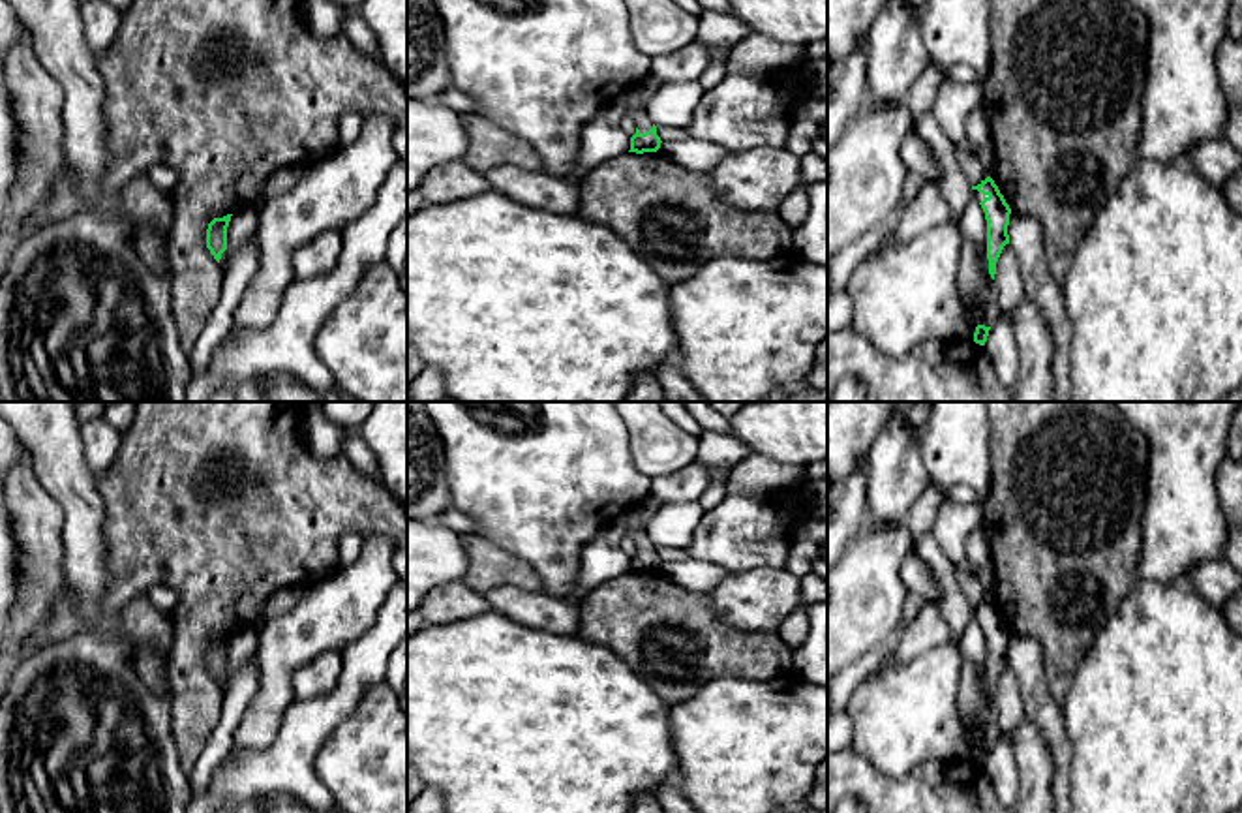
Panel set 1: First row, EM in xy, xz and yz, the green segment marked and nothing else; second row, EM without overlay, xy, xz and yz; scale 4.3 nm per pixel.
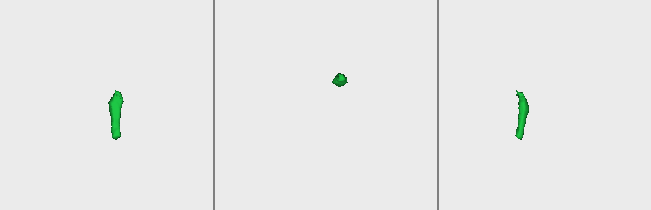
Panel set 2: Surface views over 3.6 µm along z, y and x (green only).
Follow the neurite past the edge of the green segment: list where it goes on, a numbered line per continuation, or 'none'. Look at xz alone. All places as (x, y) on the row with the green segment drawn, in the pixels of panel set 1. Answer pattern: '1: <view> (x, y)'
1: xz (638, 111)

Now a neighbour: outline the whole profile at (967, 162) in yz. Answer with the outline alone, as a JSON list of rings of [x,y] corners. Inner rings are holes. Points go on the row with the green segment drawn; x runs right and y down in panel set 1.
[[[955,146],[955,156],[957,156],[959,167],[962,169],[962,173],[966,175],[972,186],[981,184],[987,178],[985,171],[976,161],[974,154],[970,154],[966,148]]]

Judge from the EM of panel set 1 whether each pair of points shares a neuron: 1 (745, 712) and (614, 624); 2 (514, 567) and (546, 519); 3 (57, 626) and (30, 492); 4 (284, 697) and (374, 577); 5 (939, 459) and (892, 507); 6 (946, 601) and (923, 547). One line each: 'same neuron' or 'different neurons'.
1: different neurons
2: different neurons
3: different neurons
4: same neuron
5: different neurons
6: same neuron

